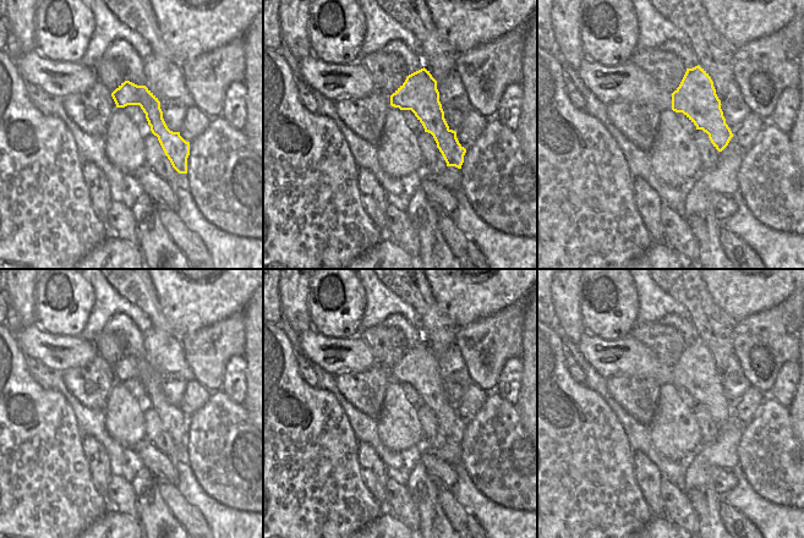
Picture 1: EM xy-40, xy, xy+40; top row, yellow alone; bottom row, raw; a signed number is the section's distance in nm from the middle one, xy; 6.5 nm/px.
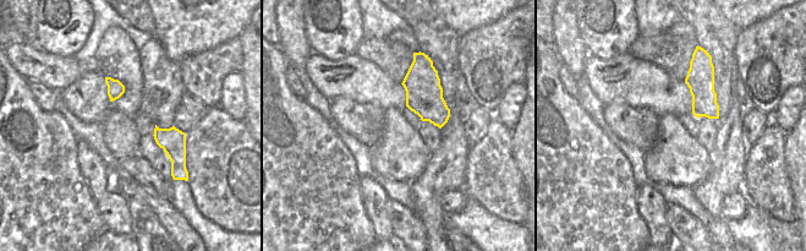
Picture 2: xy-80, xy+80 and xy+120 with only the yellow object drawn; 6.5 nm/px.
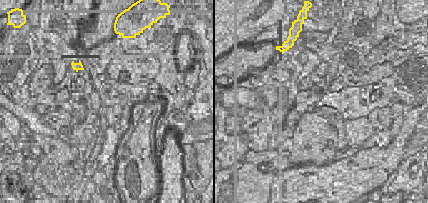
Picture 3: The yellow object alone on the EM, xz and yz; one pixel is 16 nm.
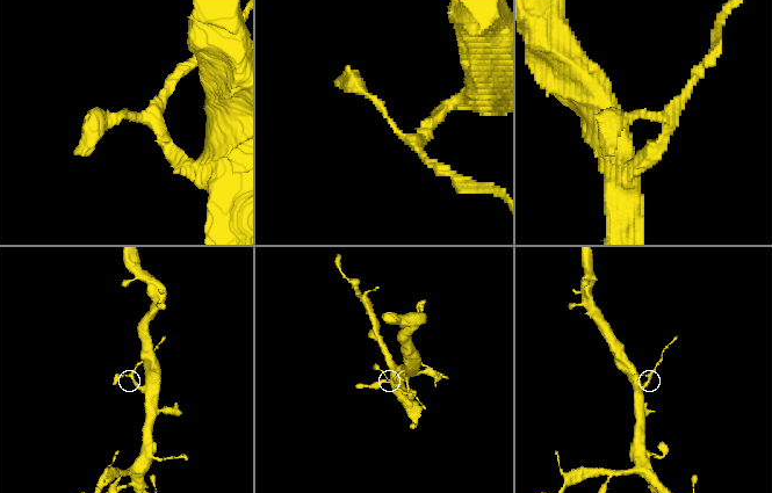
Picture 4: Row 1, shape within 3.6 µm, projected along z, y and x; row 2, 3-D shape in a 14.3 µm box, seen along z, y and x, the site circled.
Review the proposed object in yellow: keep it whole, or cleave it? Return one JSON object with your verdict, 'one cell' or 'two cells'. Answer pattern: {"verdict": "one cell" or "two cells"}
{"verdict": "two cells"}

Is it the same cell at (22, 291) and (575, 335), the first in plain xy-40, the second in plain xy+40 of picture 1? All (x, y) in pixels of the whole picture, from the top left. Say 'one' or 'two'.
one

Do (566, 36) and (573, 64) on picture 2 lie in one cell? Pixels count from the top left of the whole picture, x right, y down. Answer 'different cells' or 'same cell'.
same cell

